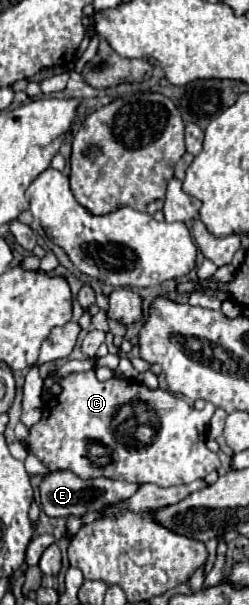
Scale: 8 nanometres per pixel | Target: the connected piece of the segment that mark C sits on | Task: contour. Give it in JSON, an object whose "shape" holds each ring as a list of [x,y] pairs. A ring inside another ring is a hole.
{"shape":[[[93,370],[69,374],[61,378],[59,384],[61,392],[45,402],[43,418],[29,428],[29,436],[25,438],[29,452],[33,452],[51,472],[71,470],[75,476],[83,480],[103,476],[111,480],[125,480],[137,484],[151,482],[157,486],[175,486],[175,484],[189,484],[197,478],[205,478],[213,470],[219,470],[221,466],[219,456],[206,446],[207,424],[217,410],[211,402],[207,402],[203,410],[195,410],[183,398],[163,388],[151,390],[135,380],[125,380],[125,378],[111,378],[107,382],[99,382]],[[131,402],[133,402],[133,412],[117,412],[121,406]],[[147,432],[151,432],[153,436],[147,438]],[[91,442],[105,446],[103,458],[99,458],[101,454],[97,452],[87,452],[87,446]]]}

